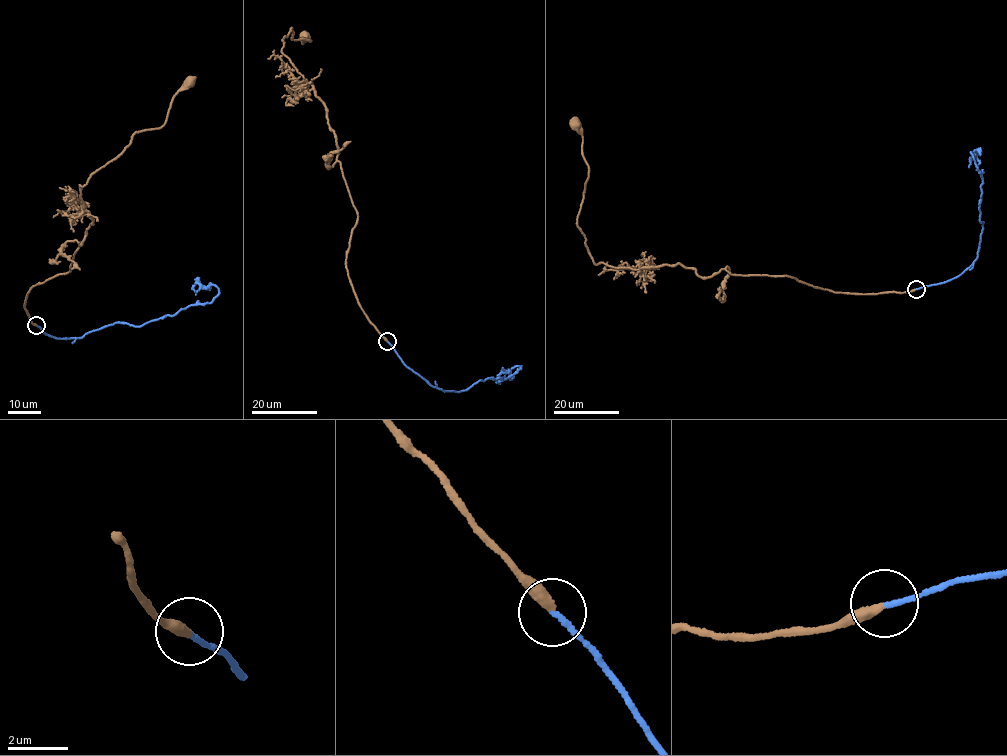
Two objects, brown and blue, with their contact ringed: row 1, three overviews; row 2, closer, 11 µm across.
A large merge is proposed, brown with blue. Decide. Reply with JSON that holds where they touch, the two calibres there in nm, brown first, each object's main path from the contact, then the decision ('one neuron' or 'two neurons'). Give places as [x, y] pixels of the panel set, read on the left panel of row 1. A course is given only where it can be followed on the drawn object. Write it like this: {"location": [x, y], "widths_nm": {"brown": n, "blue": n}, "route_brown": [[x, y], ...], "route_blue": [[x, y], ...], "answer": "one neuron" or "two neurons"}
{"location": [36, 325], "widths_nm": {"brown": 340, "blue": 170}, "route_brown": [[35, 325], [28, 292], [71, 270], [93, 223], [80, 186], [136, 131], [164, 124], [190, 82]], "route_blue": [[35, 325], [55, 338], [81, 338], [115, 322], [139, 326], [209, 303], [218, 289], [197, 283], [196, 295]], "answer": "one neuron"}

